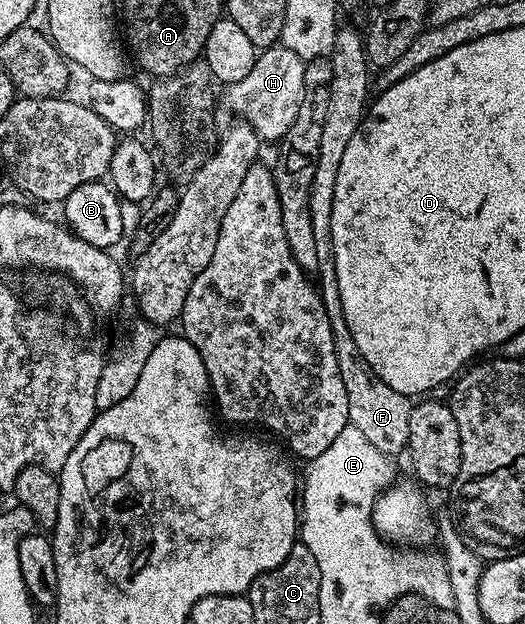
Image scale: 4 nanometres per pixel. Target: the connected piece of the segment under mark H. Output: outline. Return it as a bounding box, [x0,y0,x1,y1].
[226,46,305,141]

